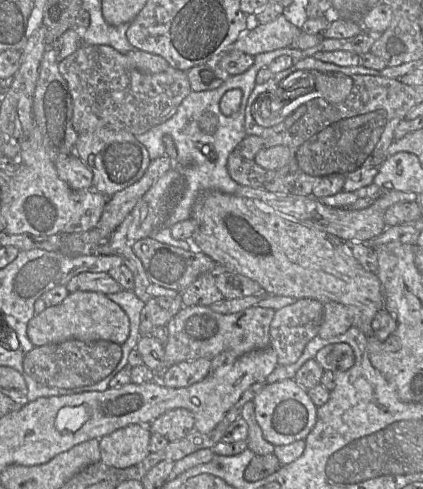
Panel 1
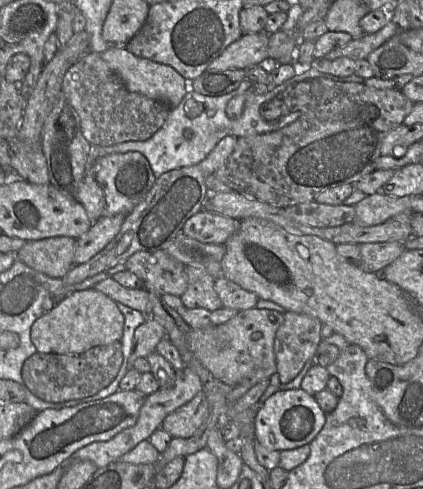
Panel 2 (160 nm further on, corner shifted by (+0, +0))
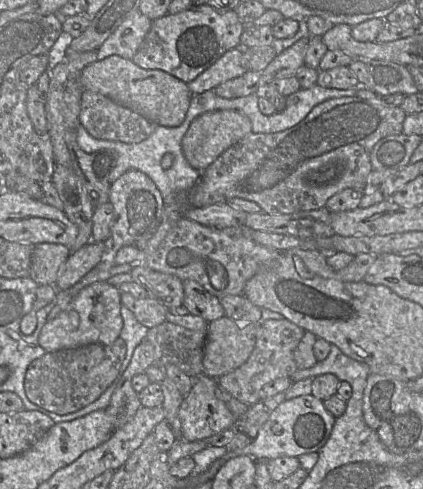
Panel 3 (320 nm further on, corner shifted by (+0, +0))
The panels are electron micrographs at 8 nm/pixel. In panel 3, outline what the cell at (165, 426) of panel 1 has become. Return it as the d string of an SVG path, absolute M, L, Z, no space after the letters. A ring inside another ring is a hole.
M202 375L179 408L180 436L186 441L208 440L211 436L235 427L235 417L216 395L217 379Z

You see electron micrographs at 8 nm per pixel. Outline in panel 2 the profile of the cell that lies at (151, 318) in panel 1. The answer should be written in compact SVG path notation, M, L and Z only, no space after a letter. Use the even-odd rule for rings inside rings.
M148 318L134 332L132 351L128 360L128 370L133 368L135 360L147 358L156 351L157 344L166 337L166 329L155 319Z

